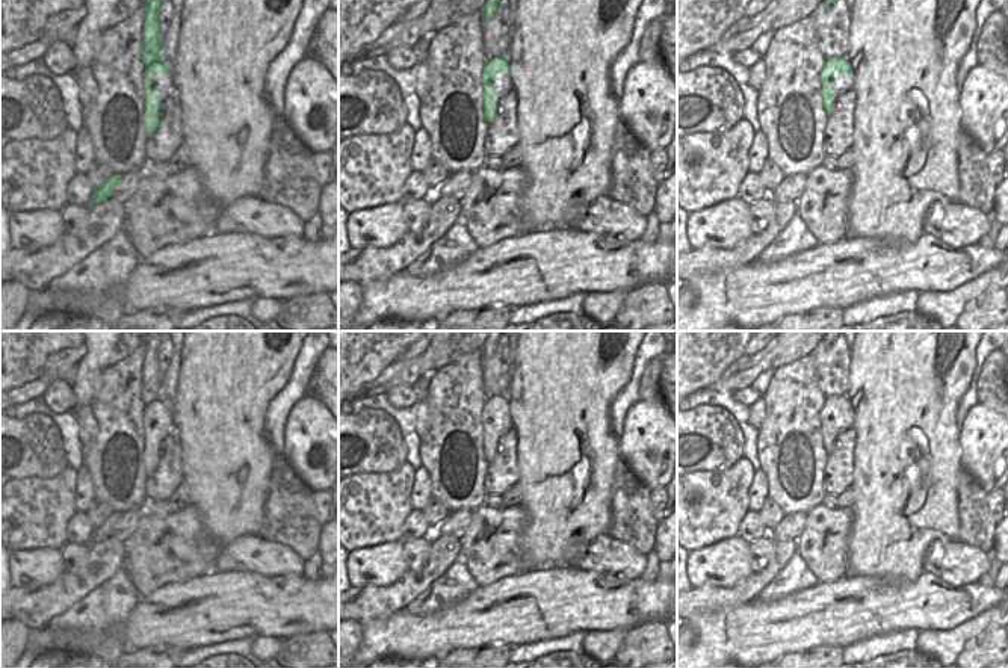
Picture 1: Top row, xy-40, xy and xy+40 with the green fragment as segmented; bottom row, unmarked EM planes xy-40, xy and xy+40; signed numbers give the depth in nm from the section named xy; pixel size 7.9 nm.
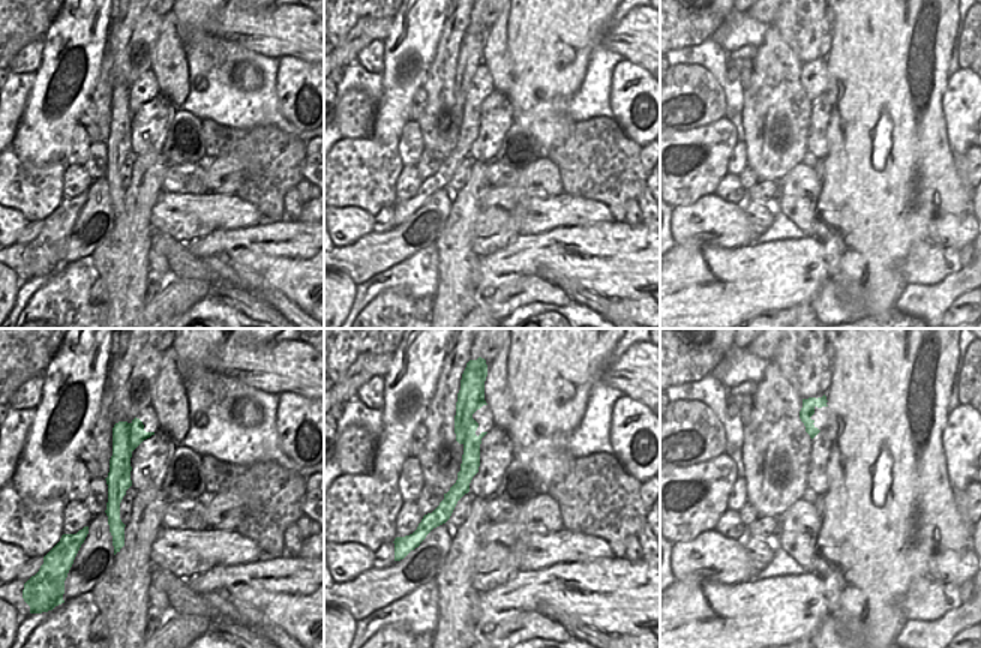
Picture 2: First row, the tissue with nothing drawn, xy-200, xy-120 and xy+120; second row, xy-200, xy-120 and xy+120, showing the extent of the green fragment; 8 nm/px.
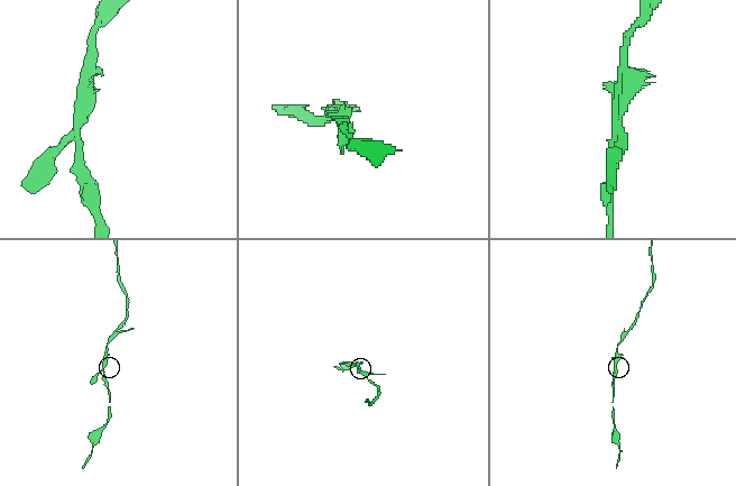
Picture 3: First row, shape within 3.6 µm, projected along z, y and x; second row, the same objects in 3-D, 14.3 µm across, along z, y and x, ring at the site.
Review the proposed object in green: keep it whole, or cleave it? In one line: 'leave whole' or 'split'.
split

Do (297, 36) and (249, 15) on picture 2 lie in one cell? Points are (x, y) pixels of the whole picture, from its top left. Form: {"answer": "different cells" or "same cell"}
{"answer": "same cell"}

